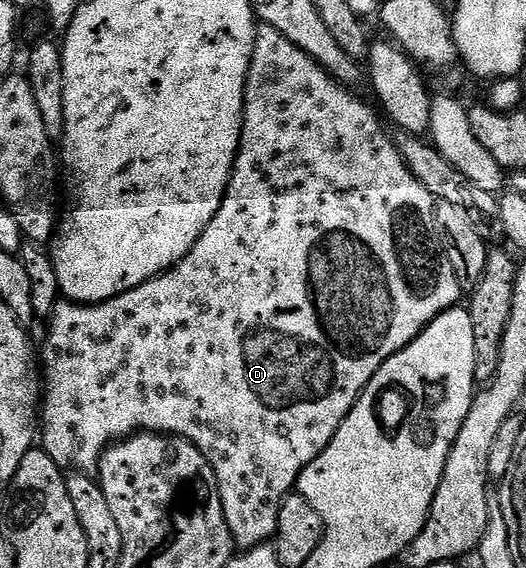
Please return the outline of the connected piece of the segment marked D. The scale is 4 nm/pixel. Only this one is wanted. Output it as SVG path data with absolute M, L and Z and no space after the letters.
M260 25L255 31L255 43L253 44L253 56L249 64L247 73L247 83L245 84L245 96L243 97L243 131L239 141L239 154L235 157L235 166L231 169L231 179L227 185L227 191L223 197L221 208L217 216L205 228L205 232L197 240L197 244L192 250L172 266L166 274L158 274L156 278L150 278L145 284L133 288L124 294L118 294L107 302L98 302L96 306L80 306L77 302L68 302L60 300L55 306L54 313L51 314L47 330L47 339L41 346L41 378L45 383L45 389L41 394L41 448L52 458L61 468L70 468L75 472L91 472L98 467L99 461L103 458L103 453L107 447L114 446L116 442L122 442L125 438L130 438L132 434L146 432L148 434L162 434L164 436L174 436L184 438L185 441L191 442L209 460L209 464L215 473L217 488L221 496L221 504L225 508L225 520L229 524L232 543L240 551L251 550L254 546L262 546L270 543L275 537L275 529L279 526L279 513L281 504L287 499L288 494L296 489L301 472L325 452L325 448L333 440L337 428L345 420L345 416L355 407L355 401L362 394L365 387L371 383L373 376L398 350L404 350L410 342L417 337L425 327L439 314L450 310L452 306L460 301L461 291L457 284L457 276L453 276L453 264L449 264L446 253L435 243L434 234L437 234L435 225L435 203L436 199L431 193L424 188L421 180L409 172L403 158L396 149L394 141L383 131L383 126L379 123L380 115L370 110L361 99L355 95L348 87L339 85L322 66L319 66L297 44L293 44L286 39L279 31L272 27Z

